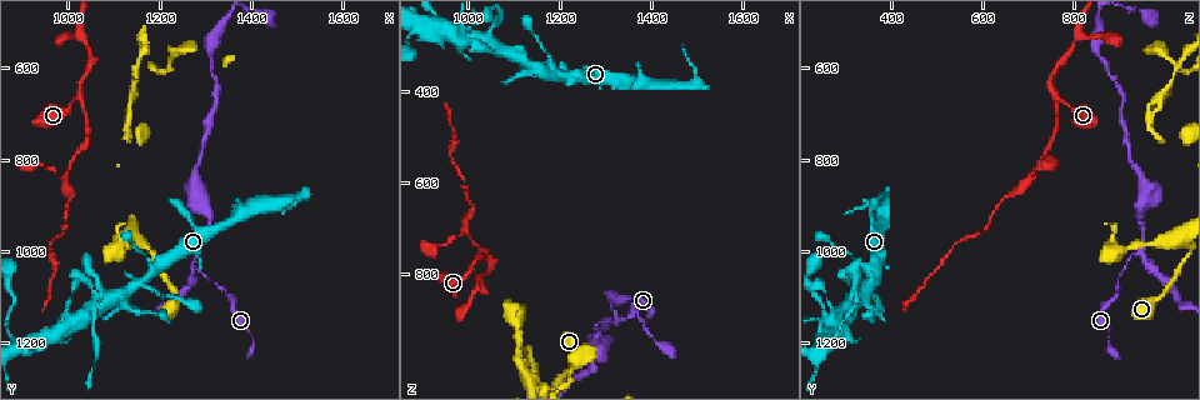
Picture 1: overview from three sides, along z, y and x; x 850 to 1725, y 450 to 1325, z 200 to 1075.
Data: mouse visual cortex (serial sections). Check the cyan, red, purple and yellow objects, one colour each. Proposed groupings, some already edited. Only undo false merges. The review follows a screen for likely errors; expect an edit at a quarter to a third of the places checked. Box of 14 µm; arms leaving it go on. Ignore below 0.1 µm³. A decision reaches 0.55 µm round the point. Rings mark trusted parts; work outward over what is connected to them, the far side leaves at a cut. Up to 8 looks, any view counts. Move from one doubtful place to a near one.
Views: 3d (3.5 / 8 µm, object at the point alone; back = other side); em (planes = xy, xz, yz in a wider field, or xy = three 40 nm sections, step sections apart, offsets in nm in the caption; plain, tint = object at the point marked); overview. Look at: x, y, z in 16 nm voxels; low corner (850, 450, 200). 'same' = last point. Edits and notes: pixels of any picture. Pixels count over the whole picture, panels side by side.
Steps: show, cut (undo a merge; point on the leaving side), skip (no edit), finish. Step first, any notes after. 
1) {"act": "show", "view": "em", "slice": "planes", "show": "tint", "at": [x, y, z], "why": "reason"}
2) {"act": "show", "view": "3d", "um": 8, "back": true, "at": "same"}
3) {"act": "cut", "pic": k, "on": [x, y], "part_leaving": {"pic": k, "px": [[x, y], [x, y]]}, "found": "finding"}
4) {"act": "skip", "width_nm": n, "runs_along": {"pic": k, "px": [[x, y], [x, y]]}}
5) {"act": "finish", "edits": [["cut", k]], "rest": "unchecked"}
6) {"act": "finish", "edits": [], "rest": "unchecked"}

{"act": "show", "view": "3d", "um": 3.5, "at": [1280, 1000, 950], "why": "a narrow waist"}

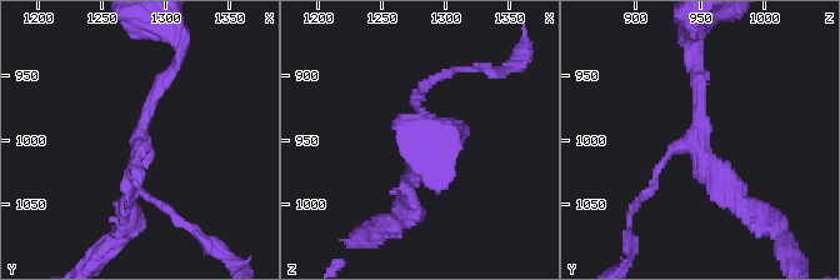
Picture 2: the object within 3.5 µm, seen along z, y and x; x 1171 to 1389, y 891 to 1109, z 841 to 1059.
{"act": "show", "view": "em", "slice": "xy", "step": 3, "show": "tint", "at": [1282, 1000, 944], "arms": 3, "arm_widths_nm": [100, 150, 200], "why": "now the EM"}

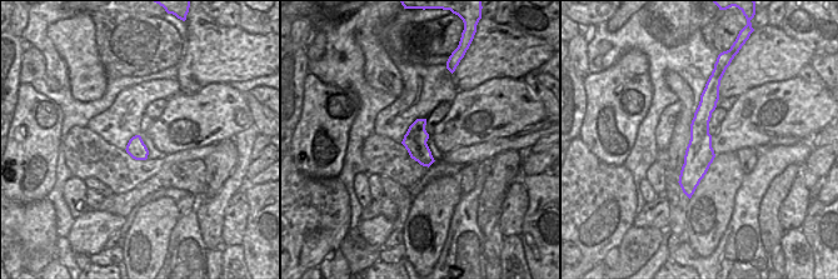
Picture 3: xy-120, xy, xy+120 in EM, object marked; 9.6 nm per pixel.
{"act": "skip", "runs_along": {"pic": 3, "px": [[708, 88], [688, 192]]}, "found": "continuous, no second cell"}

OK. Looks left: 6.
{"act": "show", "view": "3d", "um": 3.5, "at": [1105, 995, 920]}

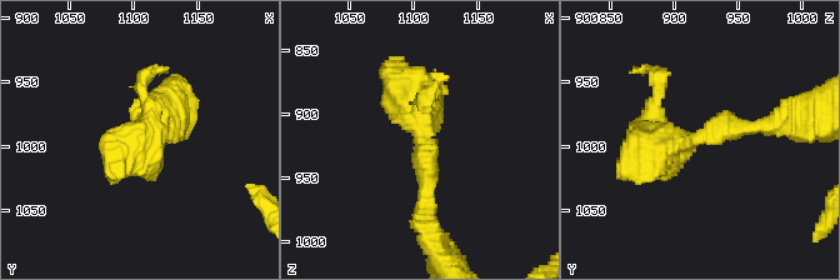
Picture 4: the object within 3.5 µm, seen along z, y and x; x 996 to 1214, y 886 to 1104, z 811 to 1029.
{"act": "cut", "pic": 4, "on": [668, 149], "part_leaving": {"pic": 4, "px": [[698, 139], [656, 143], [618, 178]]}, "found": "two cells meet here"}

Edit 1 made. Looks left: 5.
{"act": "show", "view": "overview", "why": "redraw"}

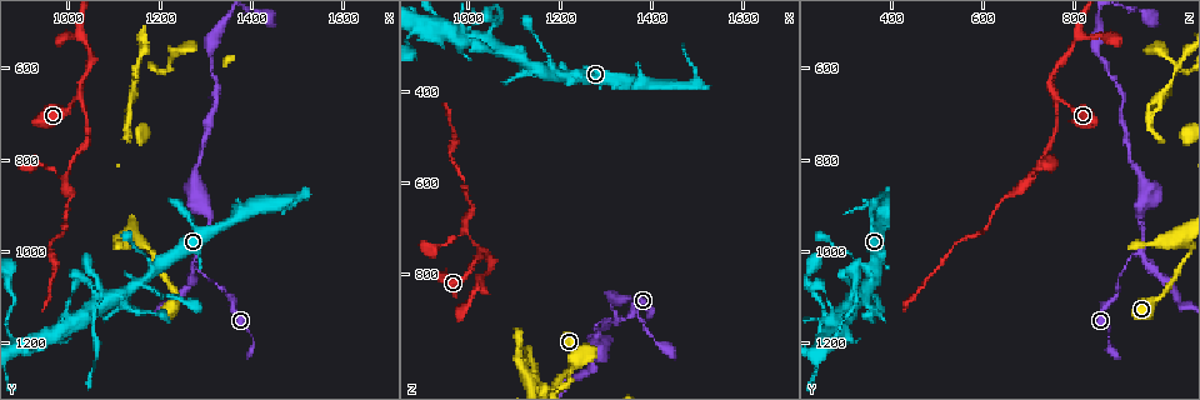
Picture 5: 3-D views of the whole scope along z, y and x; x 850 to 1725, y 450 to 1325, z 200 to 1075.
{"act": "show", "view": "3d", "um": 8, "at": [1020, 670, 765], "why": "branch point"}

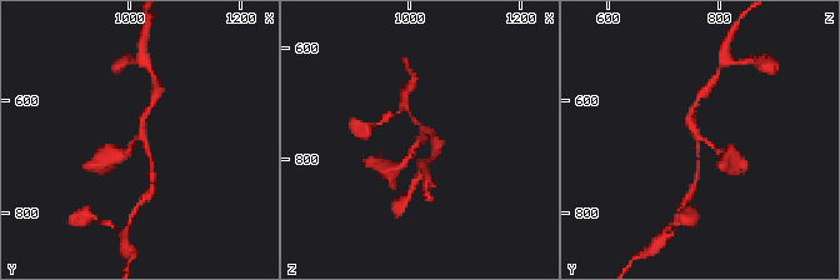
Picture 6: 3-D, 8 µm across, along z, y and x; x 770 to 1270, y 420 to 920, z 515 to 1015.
{"act": "show", "view": "em", "slice": "xy", "step": 1, "show": "tint", "at": [1025, 660, 765]}

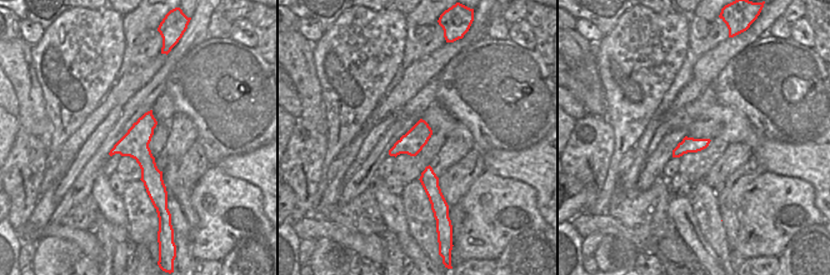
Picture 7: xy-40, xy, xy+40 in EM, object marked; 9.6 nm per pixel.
{"act": "skip", "width_nm": 220, "runs_along": {"pic": 6, "px": [[404, 164], [419, 140], [431, 139]]}, "found": "continuous, no second cell"}

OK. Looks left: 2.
{"act": "show", "view": "3d", "um": 3.5, "back": true, "at": [995, 845, 700]}

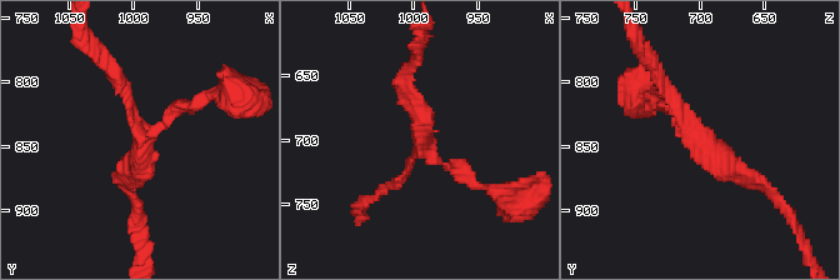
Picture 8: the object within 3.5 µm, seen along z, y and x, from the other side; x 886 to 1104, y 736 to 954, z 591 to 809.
{"act": "show", "view": "em", "slice": "xy", "step": 1, "show": "tint", "at": [994, 842, 702], "why": "now the EM"}

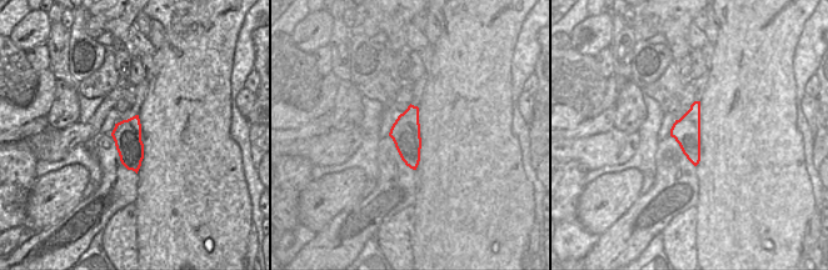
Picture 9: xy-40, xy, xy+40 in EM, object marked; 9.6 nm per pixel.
{"act": "skip", "width_nm": 280, "runs_along": {"pic": 8, "px": [[653, 70], [724, 170], [755, 181]]}, "found": "continuous, no second cell"}

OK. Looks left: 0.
{"act": "finish", "edits": [["cut", 4]], "rest": "unchecked"}

